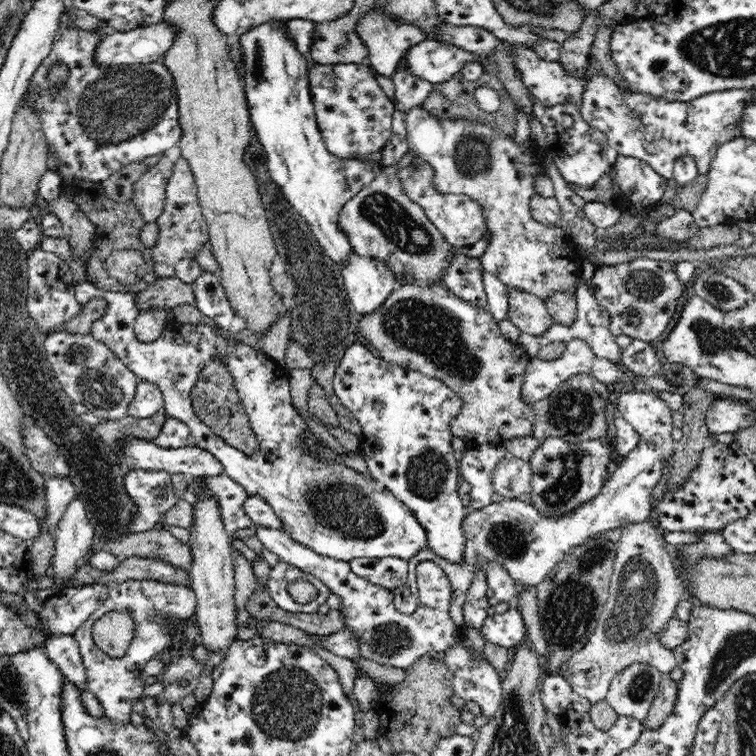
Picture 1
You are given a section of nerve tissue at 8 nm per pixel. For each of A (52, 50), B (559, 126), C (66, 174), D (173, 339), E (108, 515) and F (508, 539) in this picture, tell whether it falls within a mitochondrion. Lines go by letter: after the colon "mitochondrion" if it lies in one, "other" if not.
A: other
B: other
C: other
D: other
E: mitochondrion
F: mitochondrion

